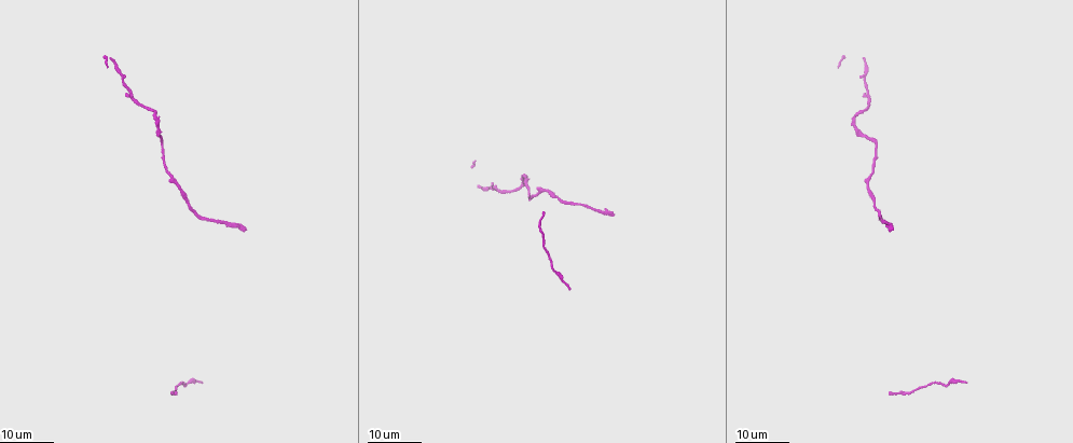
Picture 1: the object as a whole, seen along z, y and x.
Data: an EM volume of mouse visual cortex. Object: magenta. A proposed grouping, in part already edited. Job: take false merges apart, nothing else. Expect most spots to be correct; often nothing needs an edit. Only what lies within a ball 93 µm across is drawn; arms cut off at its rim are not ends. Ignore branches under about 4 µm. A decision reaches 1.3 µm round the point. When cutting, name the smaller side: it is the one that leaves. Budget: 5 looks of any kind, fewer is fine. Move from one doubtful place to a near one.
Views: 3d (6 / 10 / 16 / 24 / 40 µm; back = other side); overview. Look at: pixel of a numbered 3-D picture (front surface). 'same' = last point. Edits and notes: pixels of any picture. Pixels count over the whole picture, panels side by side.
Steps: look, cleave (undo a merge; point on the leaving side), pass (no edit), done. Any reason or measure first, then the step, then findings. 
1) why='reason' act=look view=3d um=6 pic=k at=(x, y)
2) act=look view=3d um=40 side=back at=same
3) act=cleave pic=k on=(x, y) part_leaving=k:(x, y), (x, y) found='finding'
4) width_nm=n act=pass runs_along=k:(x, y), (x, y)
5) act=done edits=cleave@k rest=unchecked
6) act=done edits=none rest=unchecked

act=look view=3d um=24 pic=1 at=(497, 192)

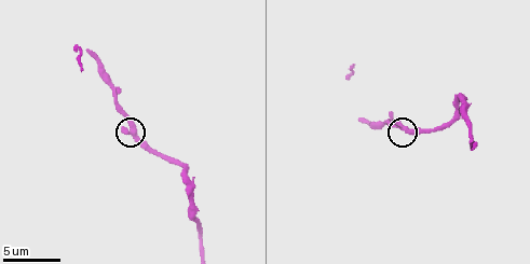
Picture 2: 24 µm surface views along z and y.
act=look view=3d um=6 pic=2 at=(134, 134)

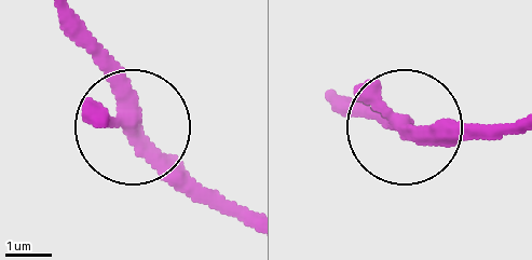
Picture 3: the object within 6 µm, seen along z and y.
width_nm=300 act=pass runs_along=3:(243, 213), (196, 193), (138, 135), (123, 89), (72, 35) found='continuous, no second cell'

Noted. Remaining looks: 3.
why='thick turns thin' act=look view=3d um=16 pic=1 at=(872, 176)

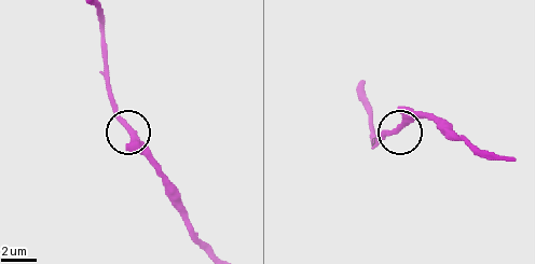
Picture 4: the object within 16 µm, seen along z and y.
act=look view=3d um=6 pic=4 at=(406, 125)

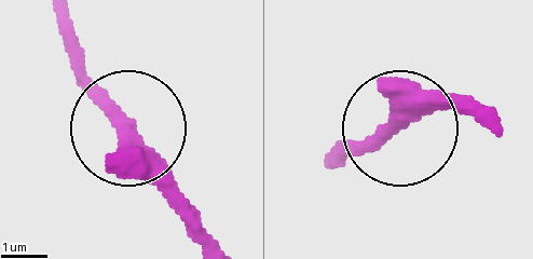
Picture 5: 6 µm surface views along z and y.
width_nm=330 act=pass runs_along=5:(218, 244), (121, 105), (67, 51) found='one cell here'

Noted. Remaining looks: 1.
act=done edits=none rest=unchecked

